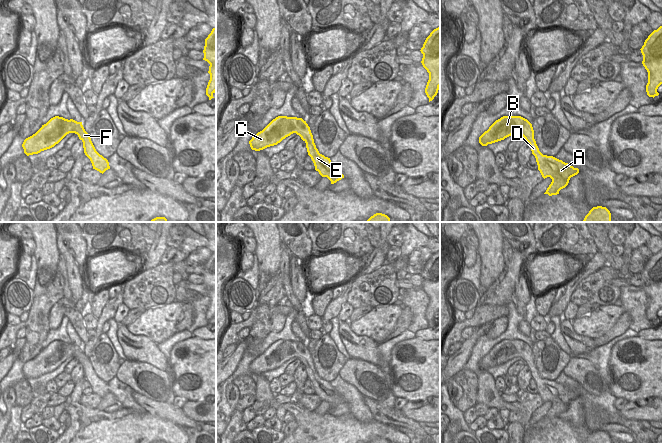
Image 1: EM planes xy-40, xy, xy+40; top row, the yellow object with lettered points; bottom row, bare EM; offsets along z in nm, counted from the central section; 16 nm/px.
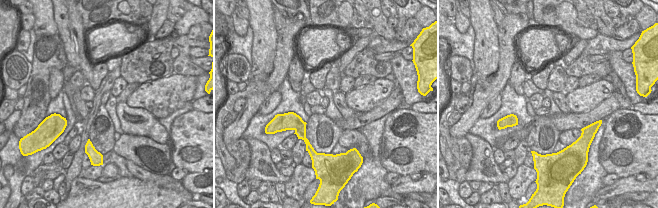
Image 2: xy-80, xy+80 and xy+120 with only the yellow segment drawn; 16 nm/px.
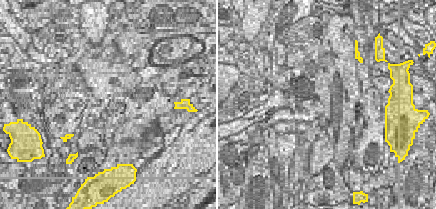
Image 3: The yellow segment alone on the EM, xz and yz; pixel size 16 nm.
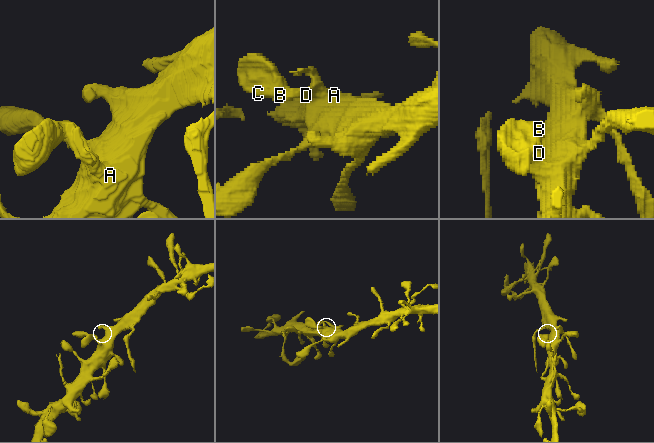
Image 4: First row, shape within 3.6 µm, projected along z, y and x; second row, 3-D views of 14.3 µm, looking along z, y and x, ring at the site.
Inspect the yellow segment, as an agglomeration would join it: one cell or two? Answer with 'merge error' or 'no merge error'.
no merge error

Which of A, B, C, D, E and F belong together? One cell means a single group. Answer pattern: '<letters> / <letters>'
A B C D E F

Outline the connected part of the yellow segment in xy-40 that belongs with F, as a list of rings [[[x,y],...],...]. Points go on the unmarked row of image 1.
[[[59,340],[51,342],[35,358],[24,364],[22,368],[24,377],[29,380],[50,373],[69,357],[77,358],[83,366],[84,377],[90,383],[93,393],[102,398],[110,393],[108,384],[96,375],[82,346],[73,343],[68,344]]]

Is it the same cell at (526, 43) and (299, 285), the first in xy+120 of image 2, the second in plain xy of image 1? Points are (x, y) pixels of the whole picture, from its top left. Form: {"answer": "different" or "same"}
{"answer": "different"}

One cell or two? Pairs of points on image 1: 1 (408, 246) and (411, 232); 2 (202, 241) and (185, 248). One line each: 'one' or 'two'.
1: one
2: one

